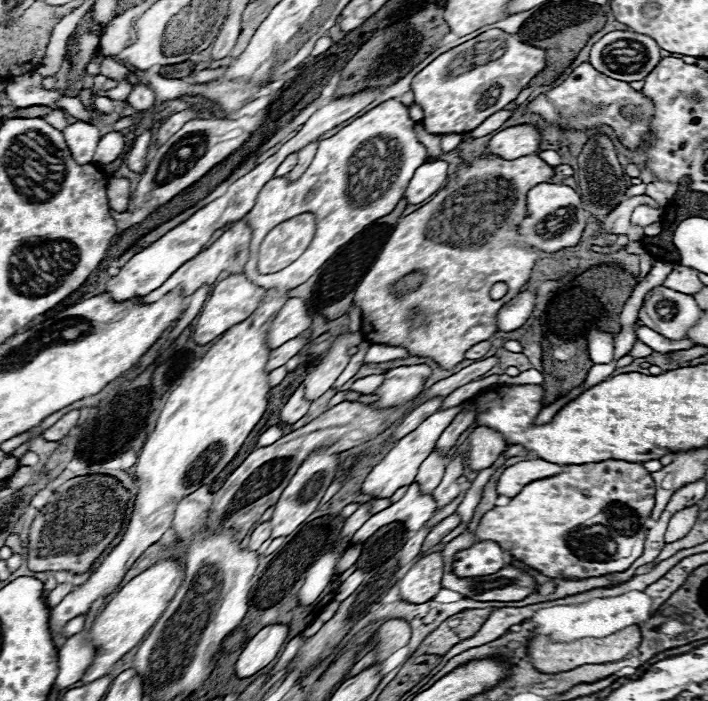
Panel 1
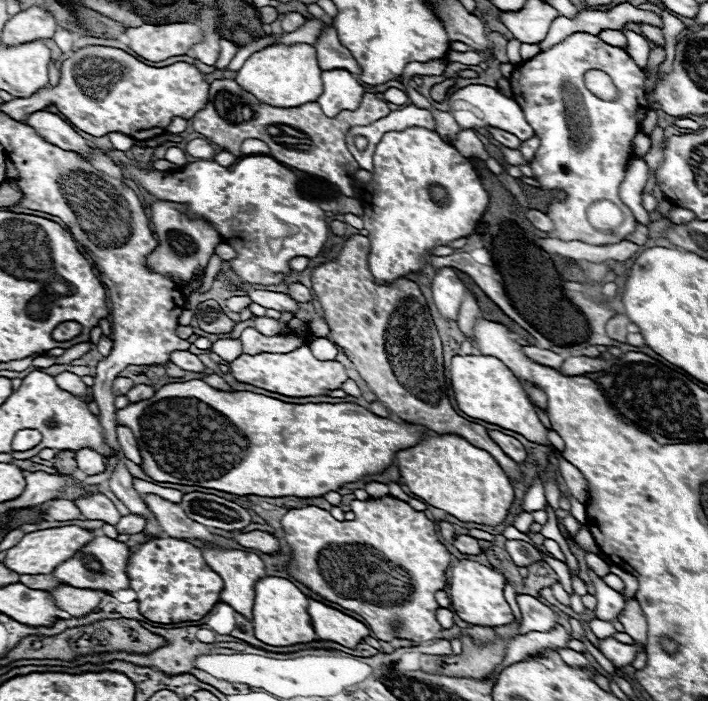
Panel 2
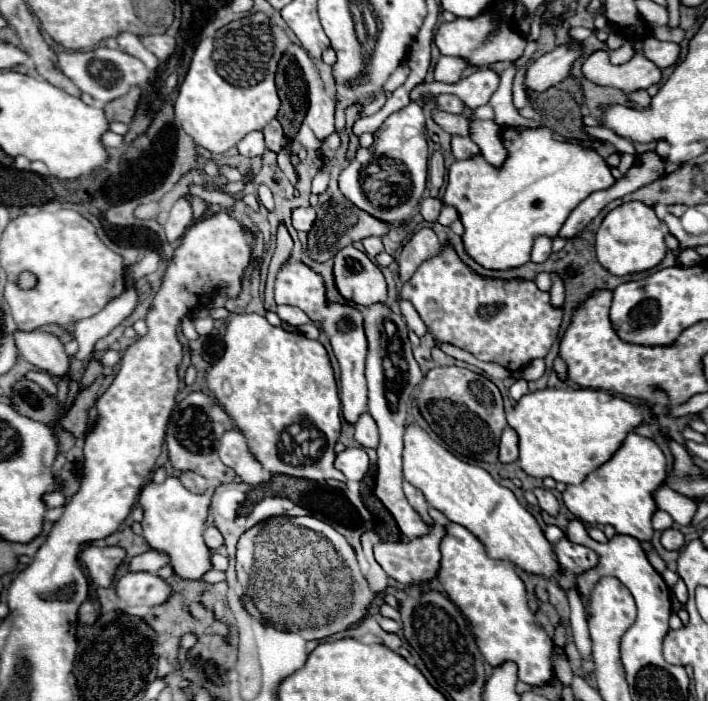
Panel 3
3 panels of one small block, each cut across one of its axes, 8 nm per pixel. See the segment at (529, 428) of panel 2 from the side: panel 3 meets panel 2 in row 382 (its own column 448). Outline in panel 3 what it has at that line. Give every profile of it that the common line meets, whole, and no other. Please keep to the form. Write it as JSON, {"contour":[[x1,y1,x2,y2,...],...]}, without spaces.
{"contour":[[406,424,404,428,402,474,404,480,424,494,432,508,440,510,450,522,470,530,486,546,490,558,508,560,530,574,556,576,558,564,554,560,554,548,544,538,534,516,520,506,516,496,494,482,484,468,464,462,450,450,442,448,416,424]]}

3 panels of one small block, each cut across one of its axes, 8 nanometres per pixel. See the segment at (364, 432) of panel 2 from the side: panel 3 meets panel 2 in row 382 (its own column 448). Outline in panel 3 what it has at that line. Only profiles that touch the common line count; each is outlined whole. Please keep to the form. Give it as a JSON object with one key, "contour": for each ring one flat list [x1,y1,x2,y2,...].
{"contour":[[502,126,500,130,502,144,506,148,506,160,502,166,492,166,484,160,484,156,456,160,446,172,446,190,440,198,444,206,452,206,458,212,458,218,464,226,462,244,466,254,486,270,510,270,526,264,530,260,530,252,534,240,538,236,554,238,570,212,592,192,606,190,616,184,616,178,610,174,608,162,590,146,582,146,576,142,556,140,552,132,544,126,526,128,526,126]]}

